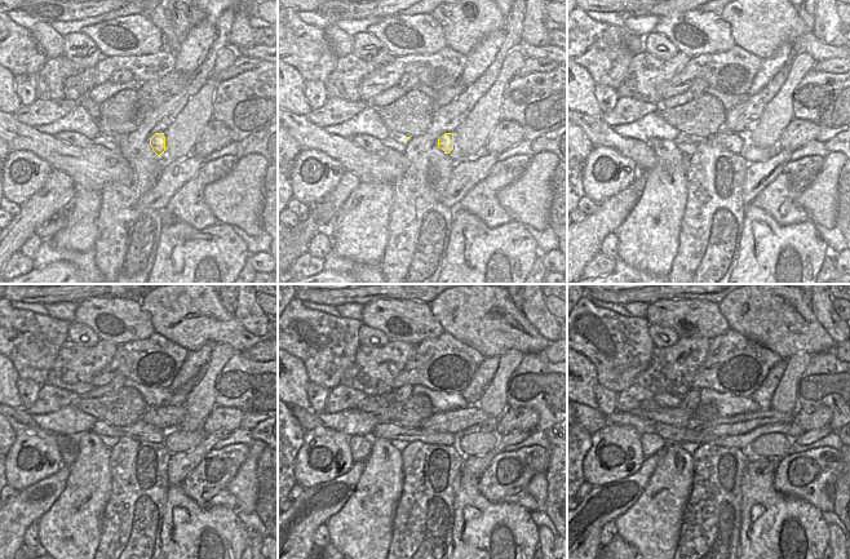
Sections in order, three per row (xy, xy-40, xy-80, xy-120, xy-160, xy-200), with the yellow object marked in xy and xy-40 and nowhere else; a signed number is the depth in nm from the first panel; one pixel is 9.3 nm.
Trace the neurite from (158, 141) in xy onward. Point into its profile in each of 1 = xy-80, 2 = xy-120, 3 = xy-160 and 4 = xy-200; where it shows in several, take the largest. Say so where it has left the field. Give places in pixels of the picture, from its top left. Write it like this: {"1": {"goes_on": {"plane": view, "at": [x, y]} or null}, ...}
{"1": {"goes_on": {"plane": "xy-80", "at": [735, 141]}}, "2": {"goes_on": {"plane": "xy-120", "at": [102, 429]}}, "3": {"goes_on": {"plane": "xy-160", "at": [389, 430]}}, "4": {"goes_on": {"plane": "xy-200", "at": [671, 434]}}}

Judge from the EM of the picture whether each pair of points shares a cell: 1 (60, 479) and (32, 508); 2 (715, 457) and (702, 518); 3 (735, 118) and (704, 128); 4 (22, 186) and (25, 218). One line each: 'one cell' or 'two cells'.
1: one cell
2: one cell
3: two cells
4: two cells

